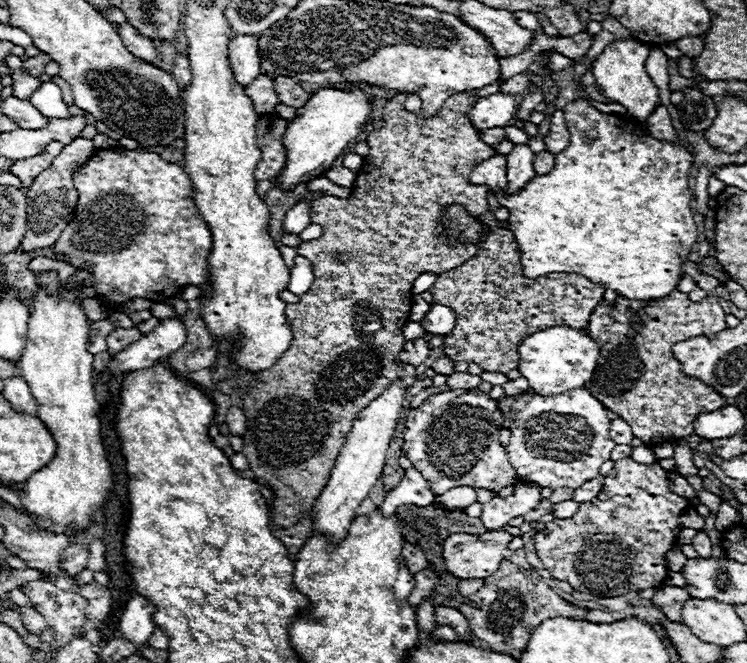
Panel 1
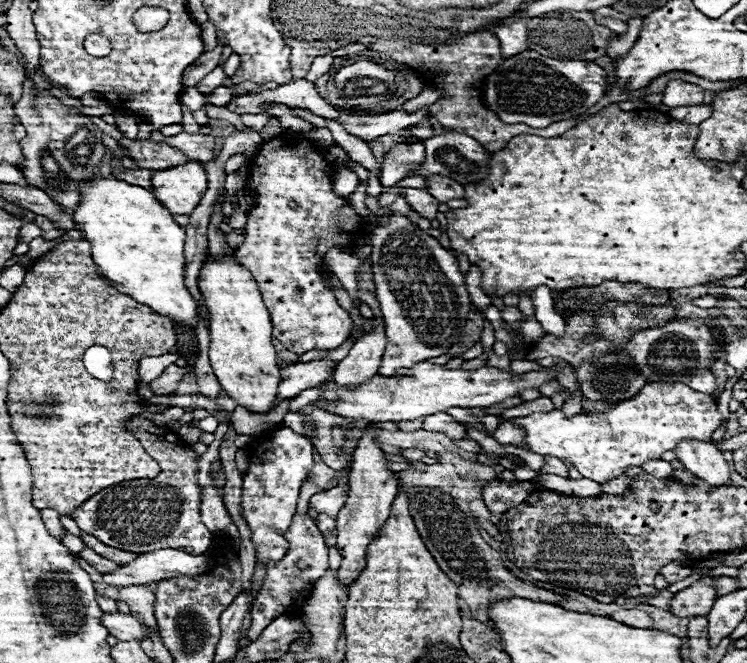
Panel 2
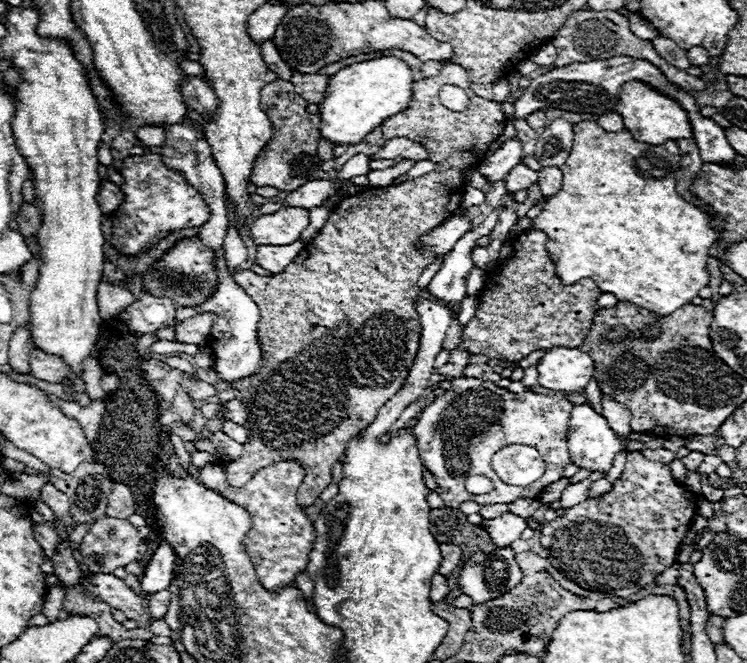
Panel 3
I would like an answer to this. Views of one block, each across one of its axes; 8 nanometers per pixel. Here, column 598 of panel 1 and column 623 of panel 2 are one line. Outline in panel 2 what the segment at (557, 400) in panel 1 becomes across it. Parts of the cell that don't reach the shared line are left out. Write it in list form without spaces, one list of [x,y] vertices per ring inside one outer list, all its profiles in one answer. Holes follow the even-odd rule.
[[[650,382],[640,390],[640,394],[636,394],[630,400],[614,404],[612,410],[606,414],[576,414],[572,418],[564,418],[564,414],[560,410],[552,410],[552,412],[532,412],[528,416],[514,418],[510,422],[524,428],[522,444],[530,446],[532,452],[568,458],[574,462],[576,470],[584,478],[590,478],[594,482],[606,482],[614,476],[622,476],[624,468],[628,468],[628,466],[640,466],[646,460],[658,460],[662,452],[674,450],[680,440],[710,442],[712,432],[718,430],[724,420],[726,418],[718,412],[716,398],[712,398],[710,394],[696,392],[682,382],[676,382],[676,384]]]

